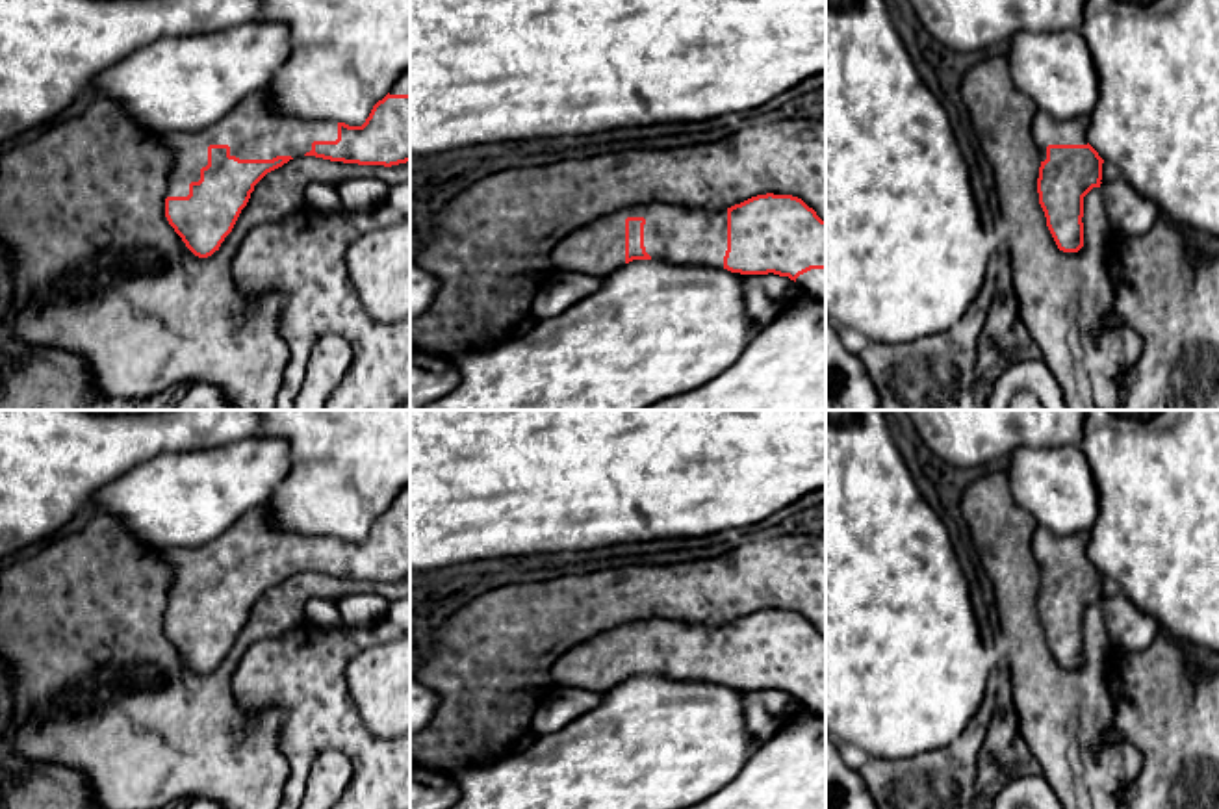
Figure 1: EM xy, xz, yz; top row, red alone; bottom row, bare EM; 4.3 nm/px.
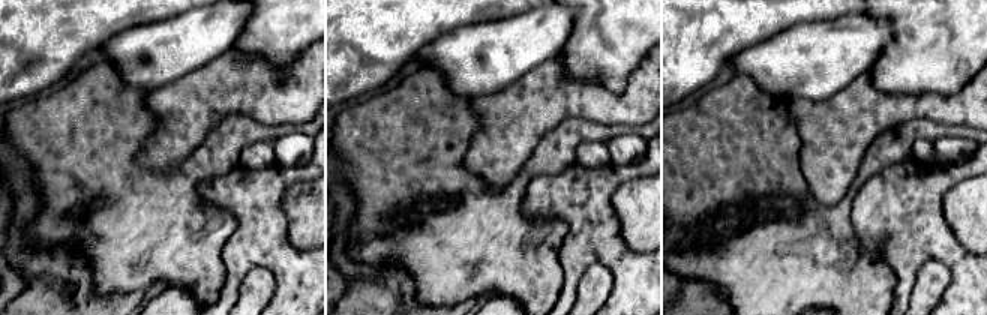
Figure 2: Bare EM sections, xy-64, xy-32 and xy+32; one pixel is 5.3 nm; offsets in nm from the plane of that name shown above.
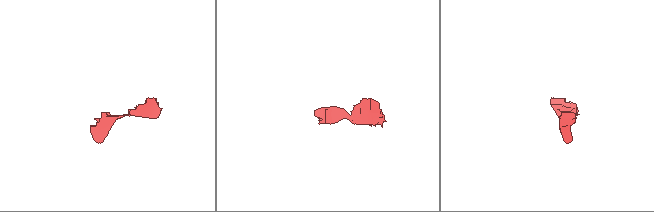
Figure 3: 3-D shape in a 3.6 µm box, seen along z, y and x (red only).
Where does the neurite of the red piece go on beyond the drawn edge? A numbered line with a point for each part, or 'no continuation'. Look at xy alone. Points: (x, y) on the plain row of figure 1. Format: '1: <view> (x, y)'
1: xy (255, 544)

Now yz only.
1: yz (1047, 546)

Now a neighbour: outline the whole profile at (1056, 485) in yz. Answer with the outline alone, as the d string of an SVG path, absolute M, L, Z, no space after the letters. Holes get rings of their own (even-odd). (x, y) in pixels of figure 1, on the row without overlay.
M1080 445L1020 447L1007 469L1013 497L1043 527L1059 536L1091 531L1098 492Z

